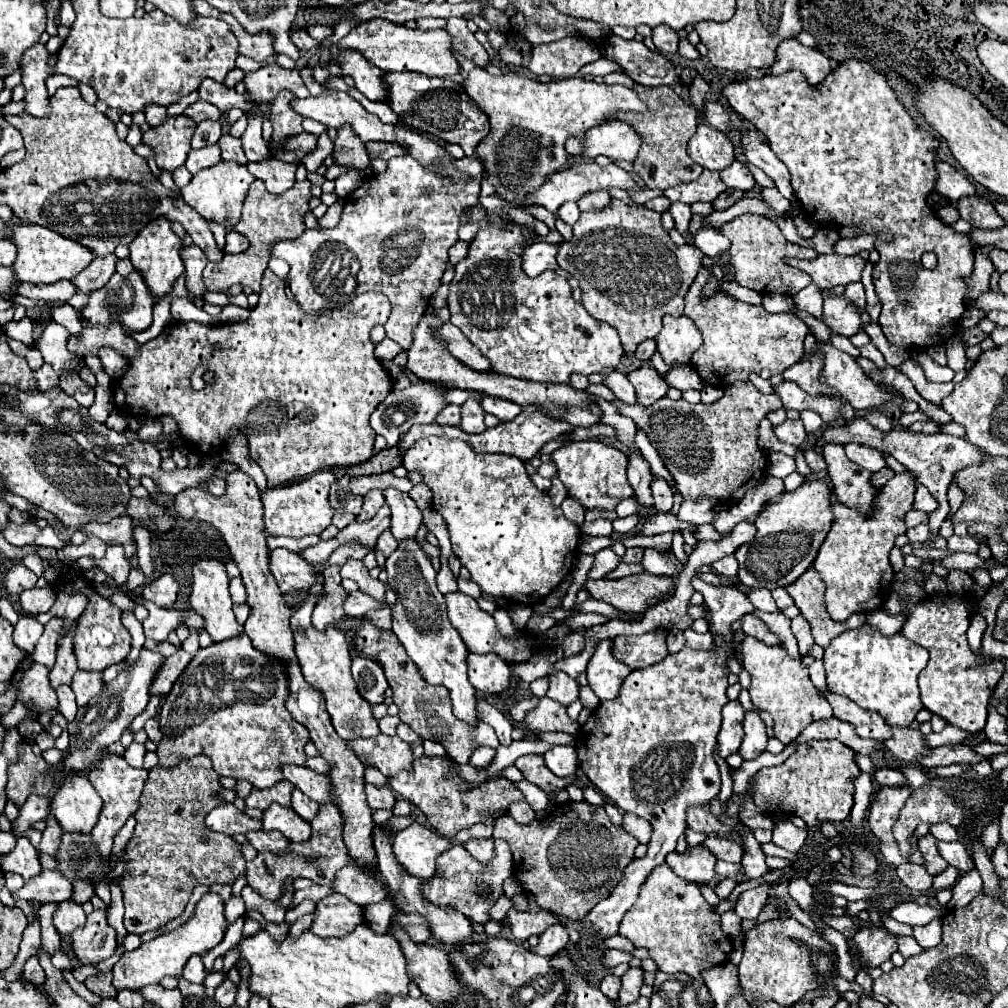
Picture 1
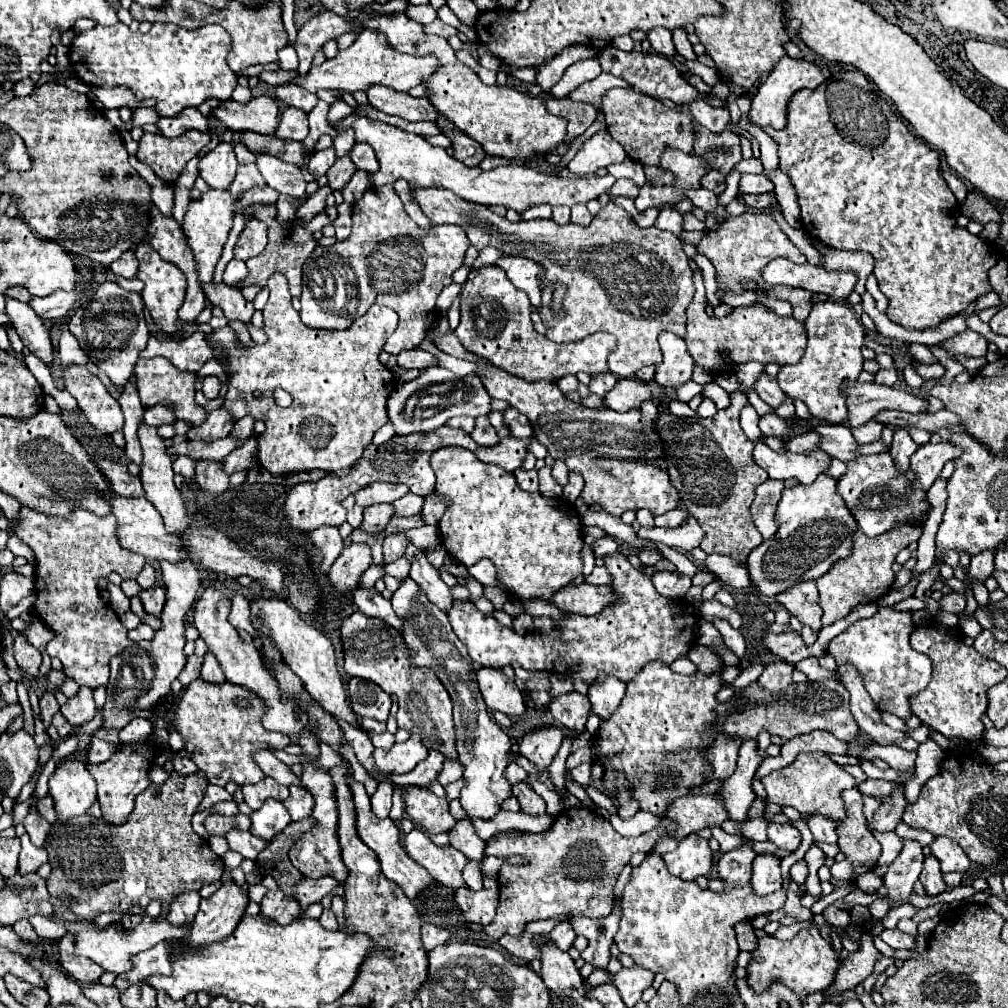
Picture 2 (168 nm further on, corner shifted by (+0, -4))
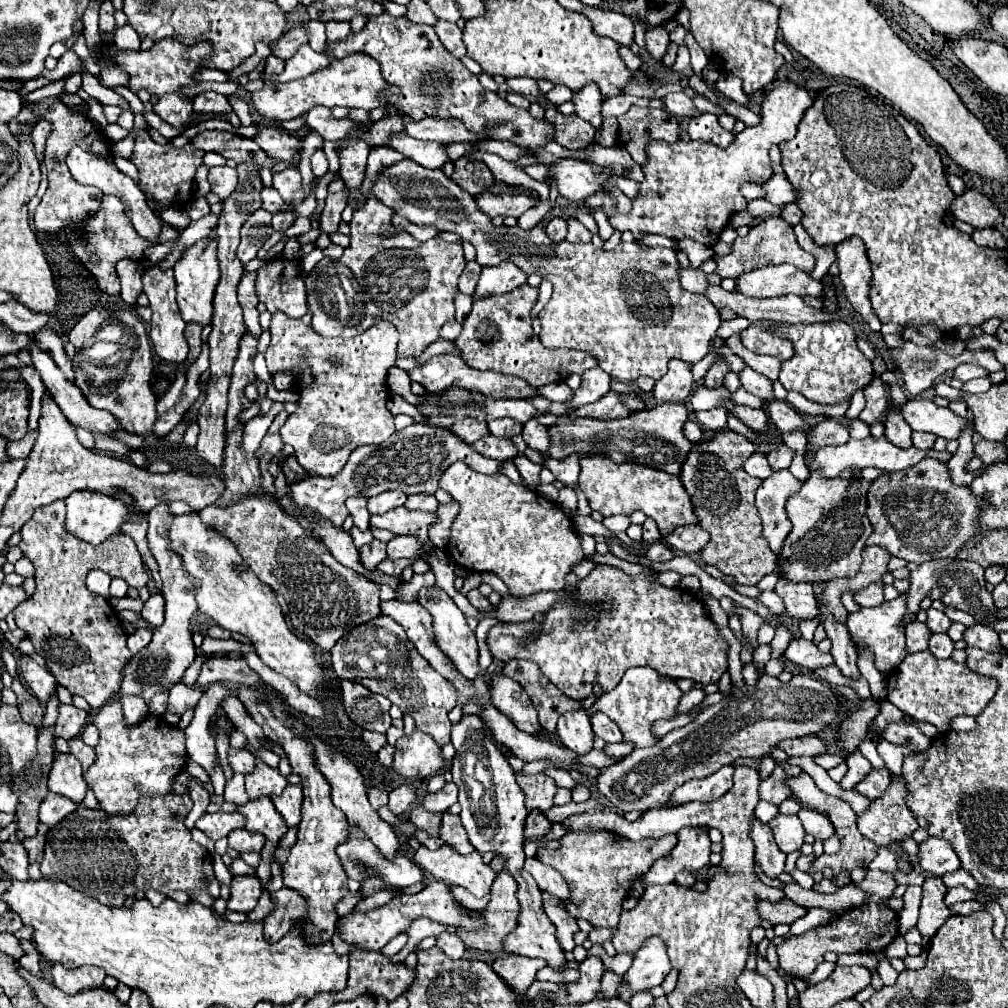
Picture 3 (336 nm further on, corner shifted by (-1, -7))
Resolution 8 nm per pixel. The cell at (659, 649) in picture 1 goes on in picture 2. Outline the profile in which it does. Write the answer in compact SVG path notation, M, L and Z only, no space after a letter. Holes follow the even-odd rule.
M623 553L607 555L605 557L605 567L613 575L613 587L619 593L621 601L617 605L605 607L597 615L589 615L589 617L585 617L585 615L569 615L559 625L555 625L555 629L549 635L541 635L541 633L519 635L517 631L513 631L509 627L503 627L497 619L483 615L471 601L459 601L459 599L453 601L451 611L447 613L449 623L451 623L453 631L457 633L457 637L469 649L471 659L481 667L497 667L497 669L501 669L501 667L511 665L513 661L517 661L517 663L523 665L523 669L545 669L545 671L555 671L555 673L579 671L581 679L585 679L585 683L593 683L601 673L615 675L617 679L627 683L651 661L663 661L663 663L671 665L679 655L687 655L687 651L695 643L697 621L699 621L693 605L689 605L687 601L681 601L677 607L671 607L669 601L655 591L651 579L645 573L641 573L639 569L635 569L627 561L627 557Z

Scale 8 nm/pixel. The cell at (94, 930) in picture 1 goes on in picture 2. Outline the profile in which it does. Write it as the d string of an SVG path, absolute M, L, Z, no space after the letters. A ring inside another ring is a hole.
M65 935L59 941L59 963L63 965L63 969L79 983L97 983L99 977L103 975L103 967L99 967L97 963L93 963L87 957L79 957L73 955L75 953L75 935Z

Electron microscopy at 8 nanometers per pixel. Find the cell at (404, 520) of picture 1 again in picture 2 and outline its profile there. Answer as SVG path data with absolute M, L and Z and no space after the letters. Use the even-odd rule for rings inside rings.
M409 541L405 559L411 563L411 571L409 571L411 579L415 579L419 583L421 591L429 597L429 601L435 603L439 609L449 611L453 597L449 593L449 587L439 577L439 569L427 561L427 553Z

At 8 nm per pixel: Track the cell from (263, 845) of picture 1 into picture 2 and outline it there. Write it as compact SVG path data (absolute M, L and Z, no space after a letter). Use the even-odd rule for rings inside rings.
M241 829L229 831L227 841L229 841L229 847L241 853L245 859L255 859L255 855L259 855L259 851L267 847L265 839L259 839L257 835L251 835L249 831L241 831Z

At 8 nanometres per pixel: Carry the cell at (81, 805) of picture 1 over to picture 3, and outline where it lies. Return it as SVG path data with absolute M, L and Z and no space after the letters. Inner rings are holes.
M56 754L48 776L48 788L74 802L84 800L88 784L84 782L80 762L72 754Z

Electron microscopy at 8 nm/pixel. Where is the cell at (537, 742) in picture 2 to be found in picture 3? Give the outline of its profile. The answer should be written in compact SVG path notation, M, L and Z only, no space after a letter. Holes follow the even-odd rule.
M518 774L516 782L526 796L524 806L528 812L532 812L532 810L544 812L544 810L552 808L552 800L554 800L554 794L558 790L558 786L552 778L548 778L546 774L528 776L528 778L526 778L526 774Z

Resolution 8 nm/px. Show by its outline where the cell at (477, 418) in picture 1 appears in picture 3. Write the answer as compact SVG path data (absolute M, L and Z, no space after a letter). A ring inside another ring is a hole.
M484 436L480 440L476 440L472 444L472 448L486 456L486 458L492 458L492 460L498 460L498 462L506 462L506 460L514 460L518 456L518 448L512 444L512 440L506 440L506 438L498 438L498 436Z

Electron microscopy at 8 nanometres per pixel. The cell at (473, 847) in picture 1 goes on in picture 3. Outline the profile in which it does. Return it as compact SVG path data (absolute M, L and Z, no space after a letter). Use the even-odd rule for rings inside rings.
M444 812L444 816L442 816L440 838L442 838L448 846L454 846L456 852L460 852L460 854L470 854L470 852L474 852L474 846L468 842L468 836L466 836L466 830L464 830L460 818L454 816L454 814L450 814L450 812Z

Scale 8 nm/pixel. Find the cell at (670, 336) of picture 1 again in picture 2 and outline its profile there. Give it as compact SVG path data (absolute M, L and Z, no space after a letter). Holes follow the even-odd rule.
M663 331L663 335L659 335L659 345L663 361L657 365L655 381L663 387L679 387L681 383L689 381L693 375L695 361L687 351L685 341L675 333Z

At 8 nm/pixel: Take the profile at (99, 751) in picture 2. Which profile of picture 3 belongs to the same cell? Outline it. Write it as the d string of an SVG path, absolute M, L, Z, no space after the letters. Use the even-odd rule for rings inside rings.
M72 738L72 740L68 740L68 744L70 744L70 752L80 760L82 768L88 770L90 764L94 762L94 758L96 758L94 748L92 748L92 746L86 746L80 738Z

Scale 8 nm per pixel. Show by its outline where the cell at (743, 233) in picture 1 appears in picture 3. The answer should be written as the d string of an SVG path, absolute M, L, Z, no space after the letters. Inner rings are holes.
M766 218L764 222L760 222L758 226L750 228L750 234L744 238L736 238L734 242L734 250L728 256L716 258L716 274L720 278L738 278L744 272L750 272L754 268L762 268L762 266L770 266L770 264L794 264L796 268L802 270L812 270L814 268L814 256L804 252L798 242L796 242L796 234L792 230L792 226L788 222L784 222L782 218Z

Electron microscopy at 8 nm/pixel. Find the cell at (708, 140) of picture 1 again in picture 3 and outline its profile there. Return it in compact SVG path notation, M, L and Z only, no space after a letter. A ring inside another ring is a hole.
M700 114L700 116L694 116L690 120L688 134L690 134L692 140L710 142L710 144L720 146L720 148L728 148L730 142L734 140L734 134L732 132L726 132L718 124L718 116L716 114Z

